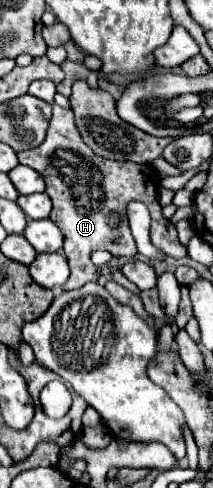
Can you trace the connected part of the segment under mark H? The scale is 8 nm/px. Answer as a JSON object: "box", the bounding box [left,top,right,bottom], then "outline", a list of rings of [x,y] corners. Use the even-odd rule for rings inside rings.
{"box":[17,104,187,288],"outline":[[[53,104],[53,118],[51,118],[45,142],[33,150],[19,152],[17,158],[19,158],[19,164],[25,164],[37,170],[45,178],[45,184],[47,184],[45,192],[53,200],[53,212],[49,218],[63,232],[63,240],[65,240],[63,252],[71,268],[71,276],[63,288],[79,288],[87,282],[99,280],[99,268],[95,268],[91,262],[91,252],[95,250],[107,250],[115,256],[135,256],[135,240],[125,218],[125,206],[131,200],[143,202],[151,212],[151,234],[149,234],[151,244],[159,248],[165,256],[171,256],[175,260],[181,260],[187,256],[187,250],[181,246],[177,238],[175,224],[163,218],[161,214],[161,206],[155,198],[155,192],[159,188],[159,178],[153,172],[153,168],[135,164],[135,162],[107,160],[91,152],[83,144],[75,128],[71,110],[65,110]],[[111,212],[117,212],[121,216],[119,228],[107,228],[107,216]]]}

